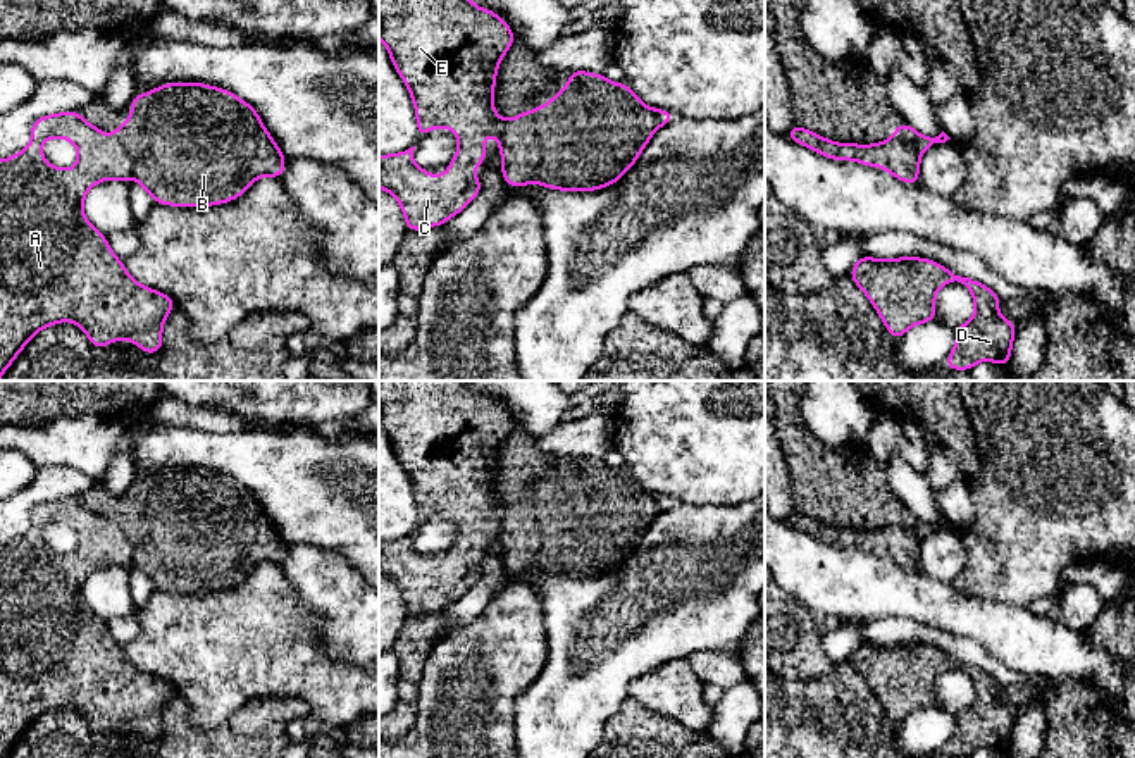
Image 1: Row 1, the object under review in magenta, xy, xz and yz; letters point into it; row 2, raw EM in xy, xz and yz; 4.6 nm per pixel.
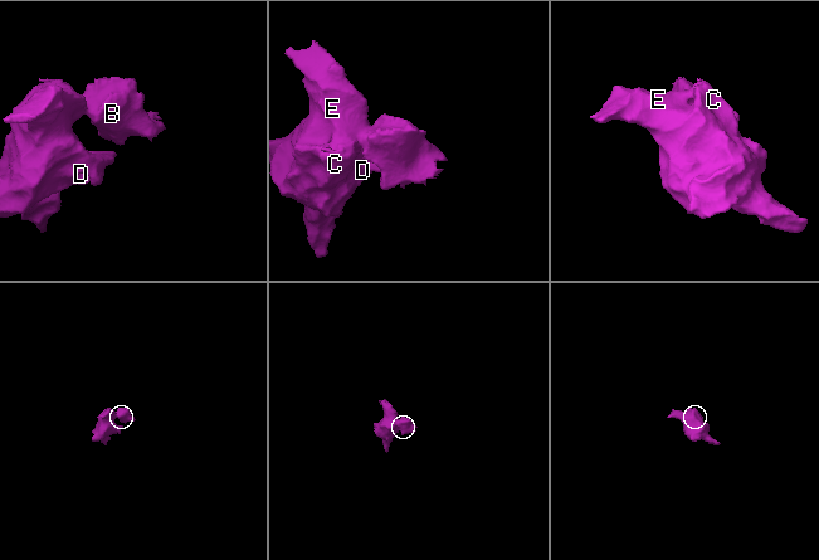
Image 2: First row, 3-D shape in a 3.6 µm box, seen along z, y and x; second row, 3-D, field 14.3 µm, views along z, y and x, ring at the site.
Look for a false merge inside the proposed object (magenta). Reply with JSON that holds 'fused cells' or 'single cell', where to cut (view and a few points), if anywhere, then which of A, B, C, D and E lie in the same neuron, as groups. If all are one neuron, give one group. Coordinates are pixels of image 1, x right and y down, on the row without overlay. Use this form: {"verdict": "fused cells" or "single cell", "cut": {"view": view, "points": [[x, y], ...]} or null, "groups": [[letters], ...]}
{"verdict": "fused cells", "cut": {"view": "xy", "points": [[114, 521], [131, 546], [131, 560]]}, "groups": [["A", "C", "D", "E"], ["B"]]}

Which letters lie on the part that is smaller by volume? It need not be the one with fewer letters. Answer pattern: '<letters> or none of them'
B

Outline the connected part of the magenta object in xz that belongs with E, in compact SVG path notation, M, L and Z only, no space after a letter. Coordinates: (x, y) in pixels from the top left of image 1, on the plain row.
M379 381L379 426L386 431L394 455L415 491L417 519L422 524L434 513L450 513L458 524L458 536L446 560L429 562L425 555L413 550L415 532L379 541L379 574L389 577L401 591L406 605L406 617L420 617L431 612L443 612L462 598L482 575L481 563L468 558L486 546L484 522L501 524L505 506L494 498L493 477L499 446L513 431L512 413L493 396L479 395L465 381Z

